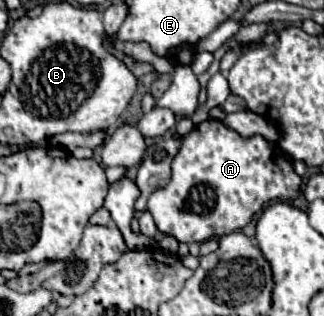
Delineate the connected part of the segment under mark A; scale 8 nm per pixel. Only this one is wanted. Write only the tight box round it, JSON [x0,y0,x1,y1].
[147,120,301,242]

